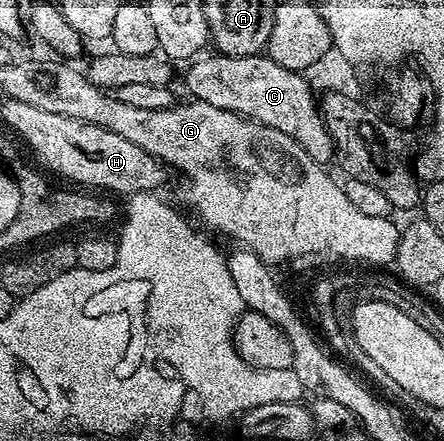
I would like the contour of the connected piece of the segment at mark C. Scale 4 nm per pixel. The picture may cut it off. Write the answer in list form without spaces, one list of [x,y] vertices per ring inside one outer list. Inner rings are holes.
[[[265,54],[257,56],[203,55],[189,65],[186,72],[186,88],[193,99],[220,106],[220,110],[235,112],[249,120],[260,122],[288,134],[311,156],[317,164],[329,165],[335,159],[334,139],[326,129],[319,101],[314,100],[307,77],[301,72],[284,70]]]

